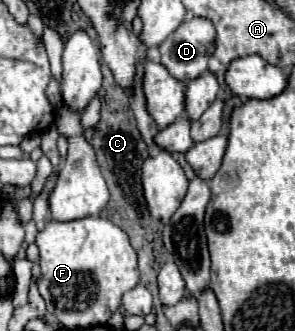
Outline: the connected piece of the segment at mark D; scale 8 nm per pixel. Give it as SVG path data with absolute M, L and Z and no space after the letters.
M206 18L182 22L178 30L160 44L162 66L188 84L208 70L210 54L214 52L214 26Z

